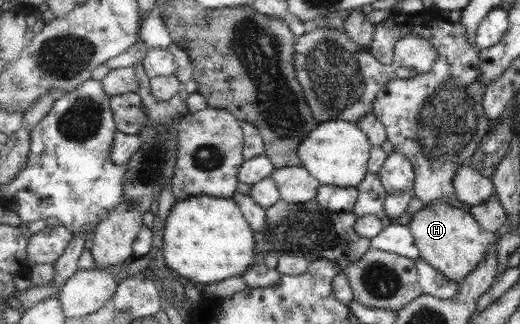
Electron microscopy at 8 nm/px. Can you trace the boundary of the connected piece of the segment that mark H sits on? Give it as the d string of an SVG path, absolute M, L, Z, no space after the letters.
M433 201L421 208L410 221L409 227L420 249L420 257L447 278L461 283L487 256L491 244L499 243L504 230L498 234L486 231L467 207L456 201Z

